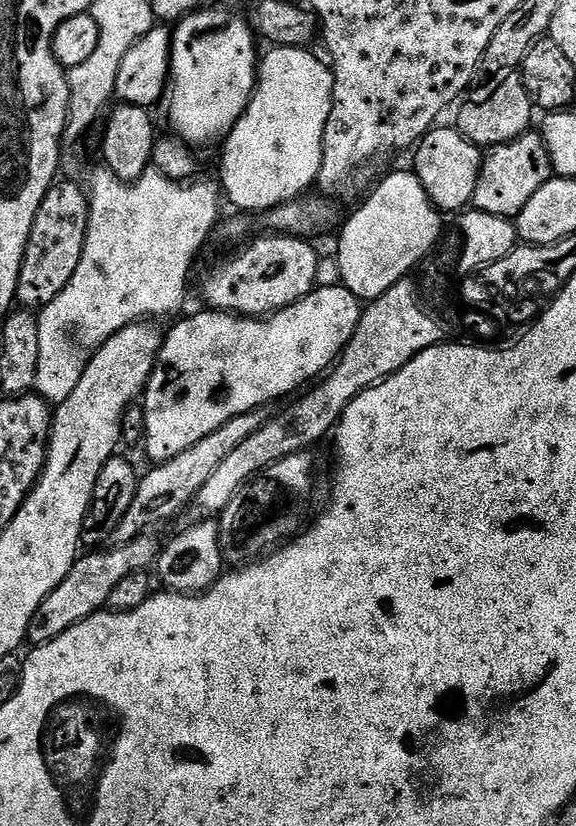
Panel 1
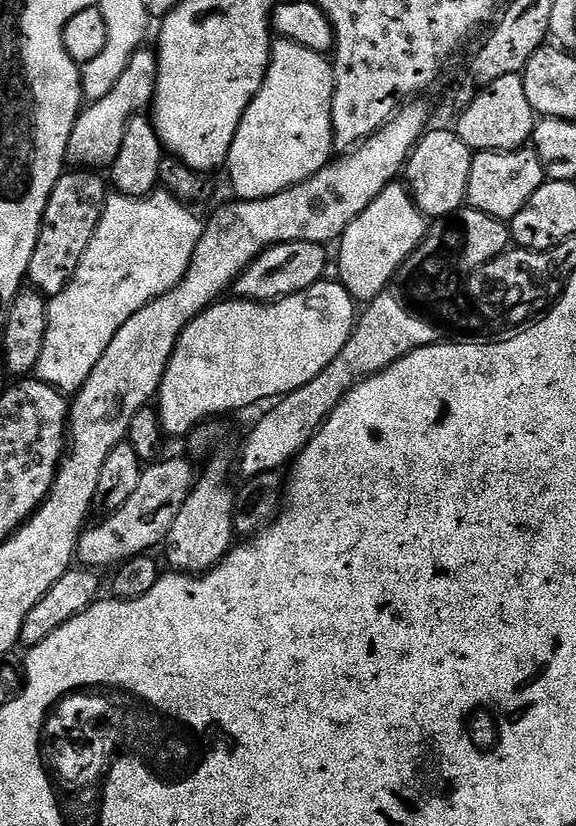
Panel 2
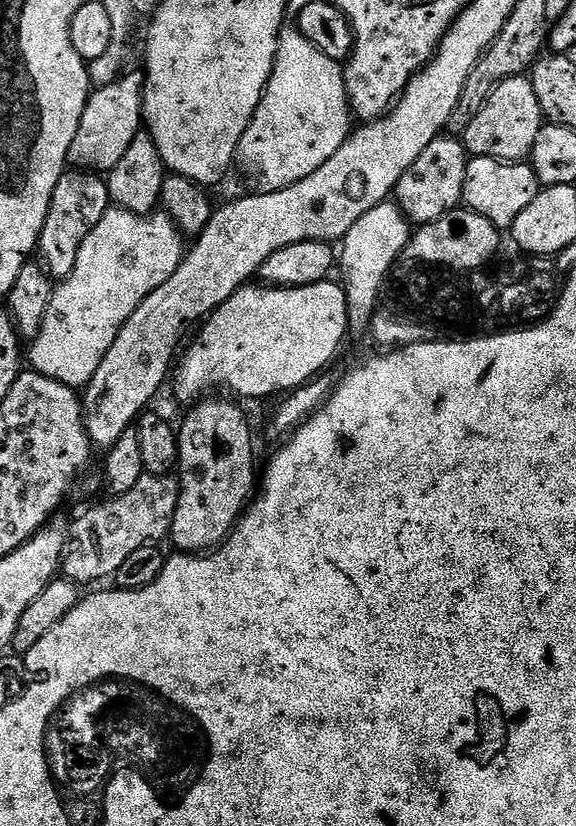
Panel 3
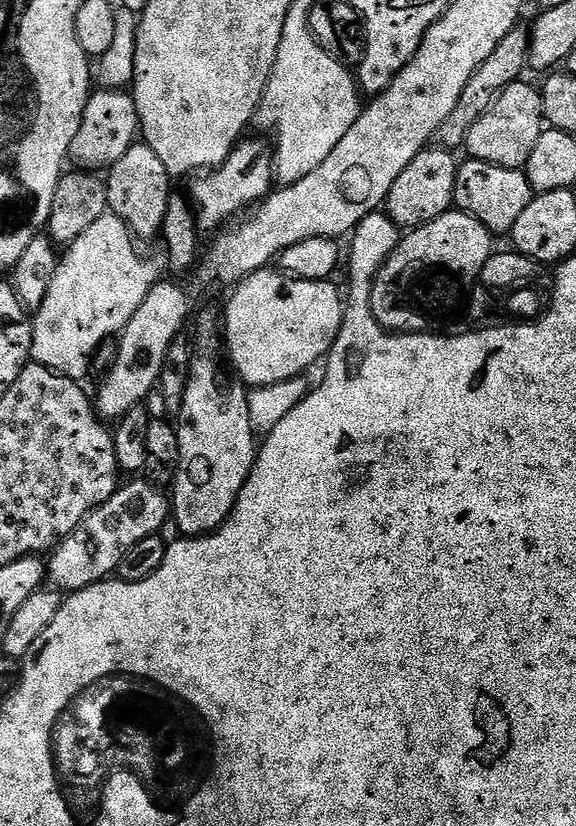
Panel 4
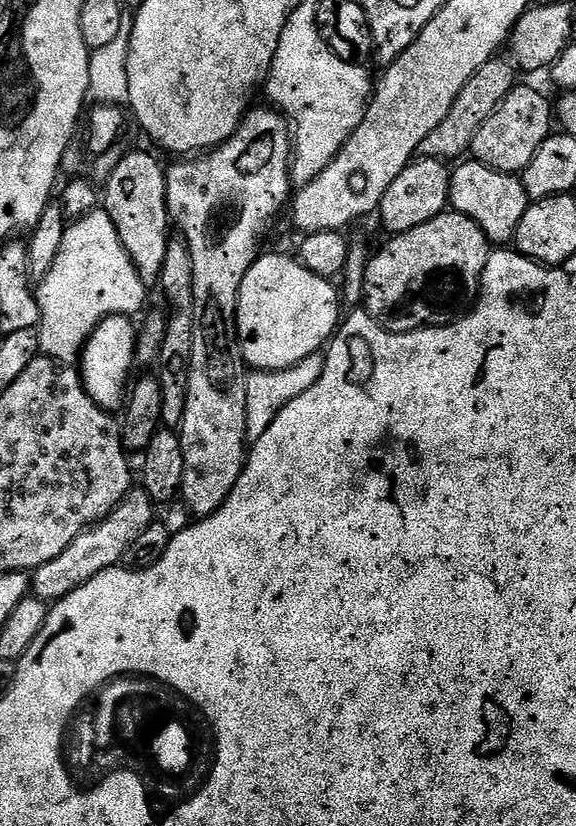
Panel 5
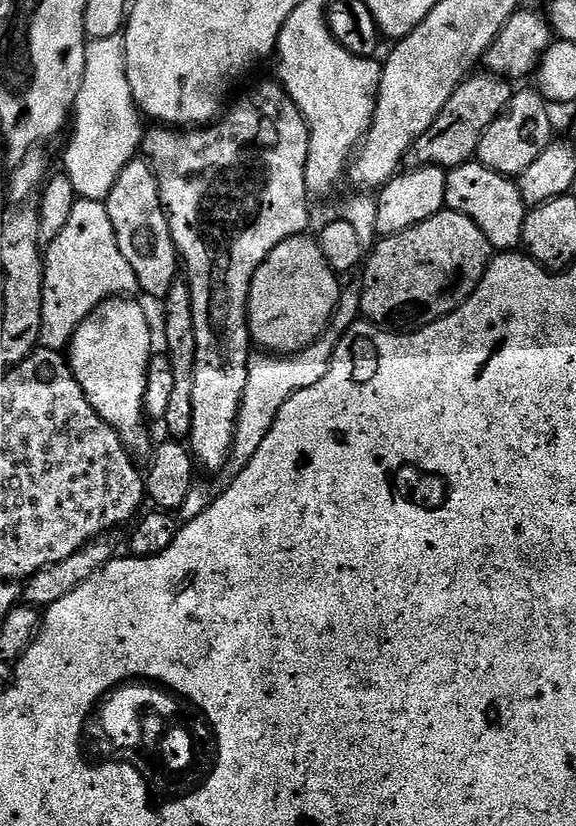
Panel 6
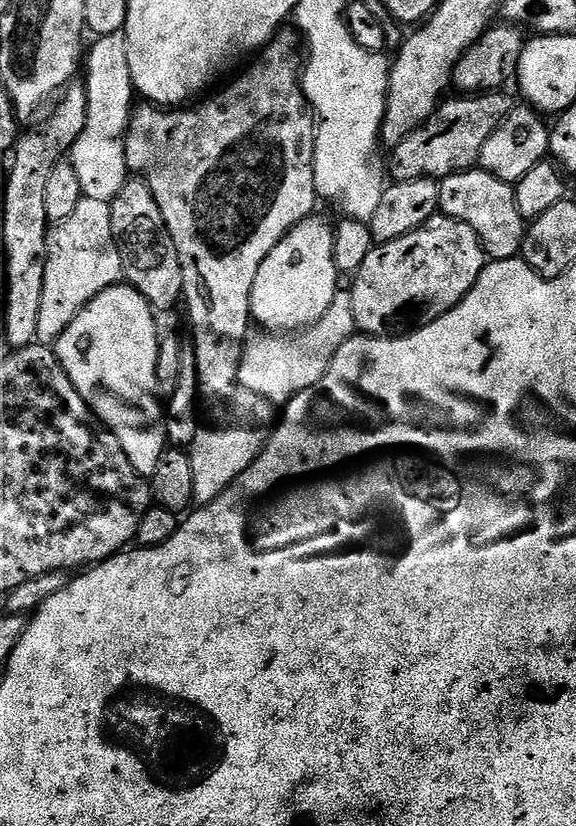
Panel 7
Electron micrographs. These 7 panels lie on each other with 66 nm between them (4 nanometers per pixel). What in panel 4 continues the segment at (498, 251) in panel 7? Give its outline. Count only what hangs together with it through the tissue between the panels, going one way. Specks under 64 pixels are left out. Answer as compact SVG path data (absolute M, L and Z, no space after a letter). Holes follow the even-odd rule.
M471 158L465 159L456 169L454 182L454 204L459 211L470 214L482 222L488 231L497 237L507 237L514 222L522 215L522 210L530 206L534 195L528 177L518 168L503 168L490 162ZM500 235L500 236L499 236Z

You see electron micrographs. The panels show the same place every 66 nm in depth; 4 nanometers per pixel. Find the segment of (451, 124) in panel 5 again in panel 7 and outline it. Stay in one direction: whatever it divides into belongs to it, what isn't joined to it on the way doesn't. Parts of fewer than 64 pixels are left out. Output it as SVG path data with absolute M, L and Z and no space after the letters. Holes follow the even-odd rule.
M493 90L483 94L460 94L455 97L457 100L445 99L426 123L406 134L406 138L402 138L402 142L391 149L392 157L386 160L391 179L402 182L439 182L447 176L477 167L482 146L486 146L486 138L494 134L496 127L514 107L514 101L506 93L504 90Z

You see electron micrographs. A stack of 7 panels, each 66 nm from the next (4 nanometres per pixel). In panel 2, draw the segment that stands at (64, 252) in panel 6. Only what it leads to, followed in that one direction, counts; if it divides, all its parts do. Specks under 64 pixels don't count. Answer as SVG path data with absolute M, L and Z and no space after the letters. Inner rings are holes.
M163 190L154 191L143 198L119 194L107 197L101 220L78 264L77 272L61 293L48 300L46 342L42 342L42 355L38 357L35 379L65 394L80 391L94 366L98 366L98 358L106 354L106 346L110 346L114 334L118 334L118 330L122 330L122 326L126 326L126 322L130 322L130 318L134 318L142 306L154 302L182 282L204 233L205 221L199 220L192 212L195 211L189 205L180 203L175 196Z

